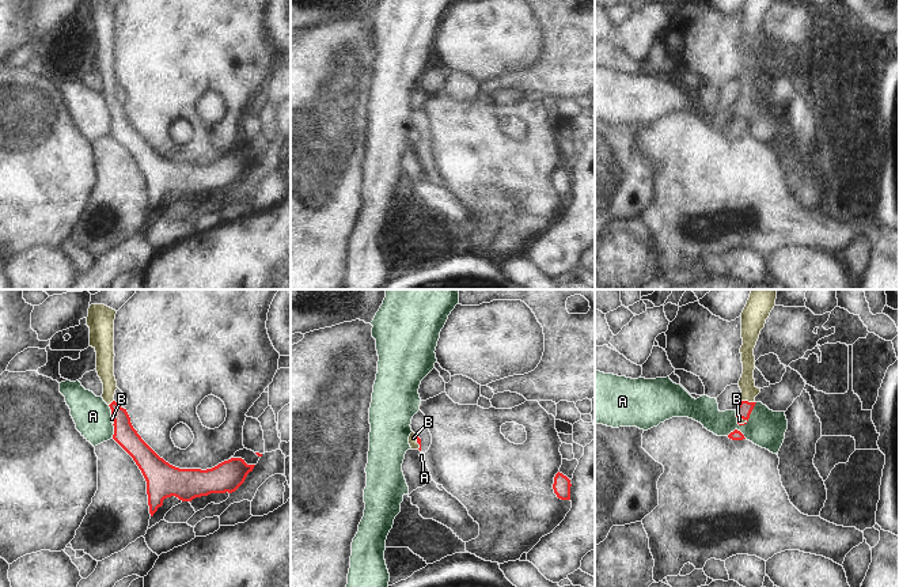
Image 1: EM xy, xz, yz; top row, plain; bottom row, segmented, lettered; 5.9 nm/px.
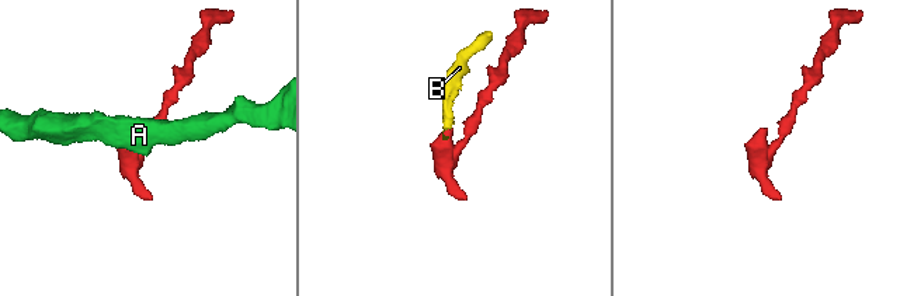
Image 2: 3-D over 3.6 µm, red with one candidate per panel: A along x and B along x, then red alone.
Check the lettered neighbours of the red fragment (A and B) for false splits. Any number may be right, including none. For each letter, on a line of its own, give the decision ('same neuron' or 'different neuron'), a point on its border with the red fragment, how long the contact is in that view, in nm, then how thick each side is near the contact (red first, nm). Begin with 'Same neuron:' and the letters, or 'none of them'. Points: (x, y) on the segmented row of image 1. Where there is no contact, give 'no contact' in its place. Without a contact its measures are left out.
Same neuron: B
A: different neuron | yz (748, 416) | 180 nm | 90/220 nm
B: same neuron | yz (747, 401) | 80 nm | 90/100 nm

